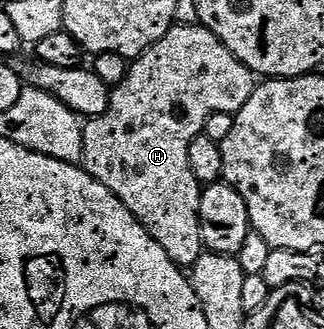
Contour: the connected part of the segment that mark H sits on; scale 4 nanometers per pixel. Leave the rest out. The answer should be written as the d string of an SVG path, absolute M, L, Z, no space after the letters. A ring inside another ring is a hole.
M172 25L163 37L158 39L152 47L147 48L138 59L134 60L127 68L127 75L120 83L110 88L110 108L103 115L88 118L83 123L83 161L82 168L92 175L105 189L109 189L130 211L134 211L139 217L143 228L155 238L157 245L169 253L169 257L180 269L190 269L195 262L205 254L203 238L201 237L201 225L199 224L199 196L201 185L197 177L193 177L193 169L189 169L189 145L192 141L203 134L203 126L209 121L213 113L234 113L240 111L245 101L251 96L257 86L257 76L250 71L233 52L230 51L219 38L202 25Z

